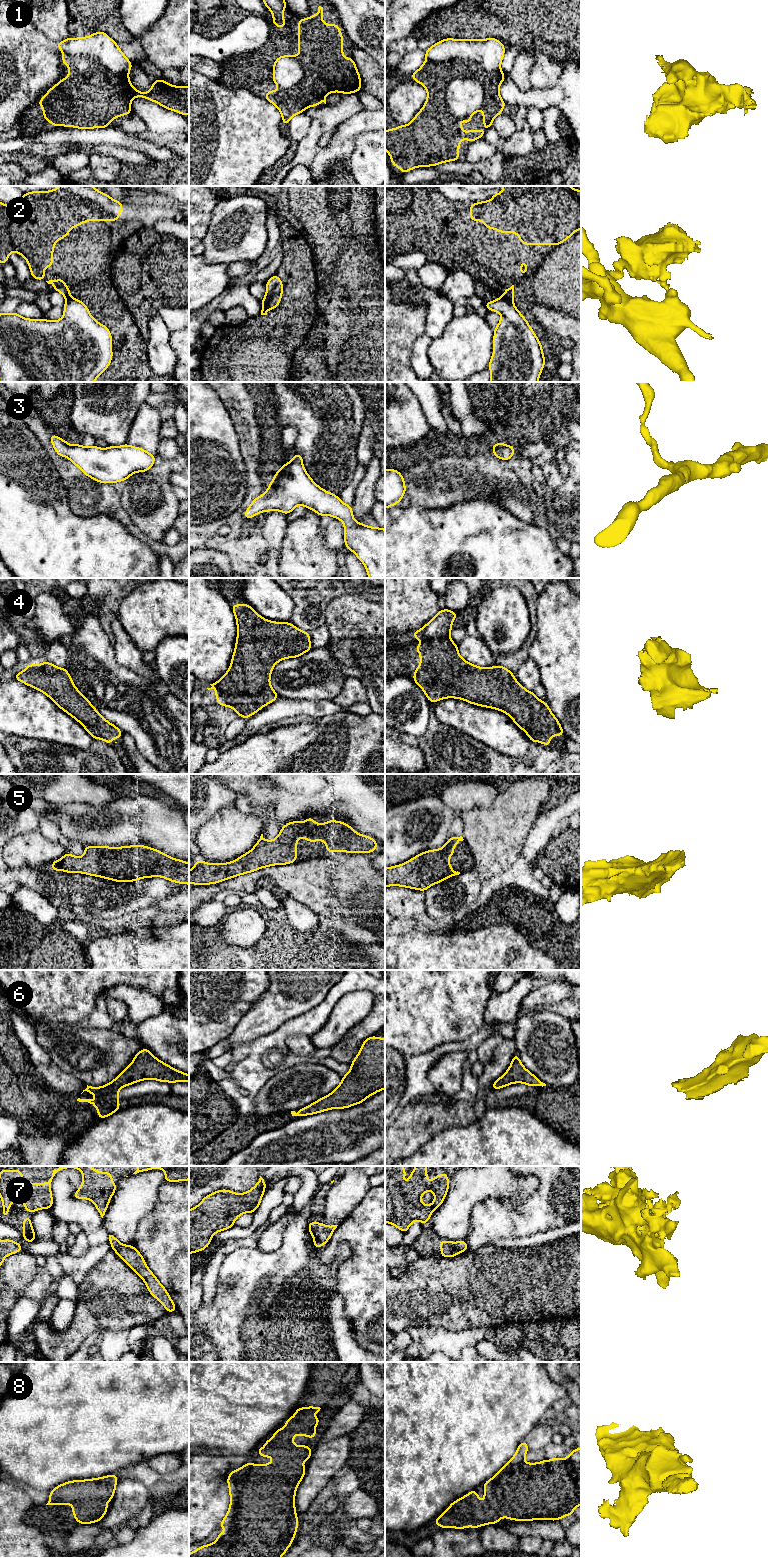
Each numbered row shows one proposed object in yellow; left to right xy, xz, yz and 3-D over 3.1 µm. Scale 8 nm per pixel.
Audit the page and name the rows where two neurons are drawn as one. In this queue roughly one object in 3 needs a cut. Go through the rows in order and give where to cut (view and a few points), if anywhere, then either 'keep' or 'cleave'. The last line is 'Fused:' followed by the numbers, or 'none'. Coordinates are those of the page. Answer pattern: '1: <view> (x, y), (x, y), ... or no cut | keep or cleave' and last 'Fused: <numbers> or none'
1: yz (474, 75), (455, 76), (446, 86), (445, 105), (459, 119) | cleave
2: yz (502, 297), (512, 302) | cleave
3: no cut | keep
4: no cut | keep
5: no cut | keep
6: no cut | keep
7: no cut | keep
8: no cut | keep
Fused: 1, 2

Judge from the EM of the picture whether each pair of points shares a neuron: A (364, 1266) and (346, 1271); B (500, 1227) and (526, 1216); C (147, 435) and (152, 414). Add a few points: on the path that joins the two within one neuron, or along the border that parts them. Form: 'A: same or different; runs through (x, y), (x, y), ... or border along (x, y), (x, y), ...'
A: same; runs through (360, 1269), (350, 1271)
B: same; runs through (506, 1221), (520, 1220)
C: same; runs through (147, 430), (148, 419)

